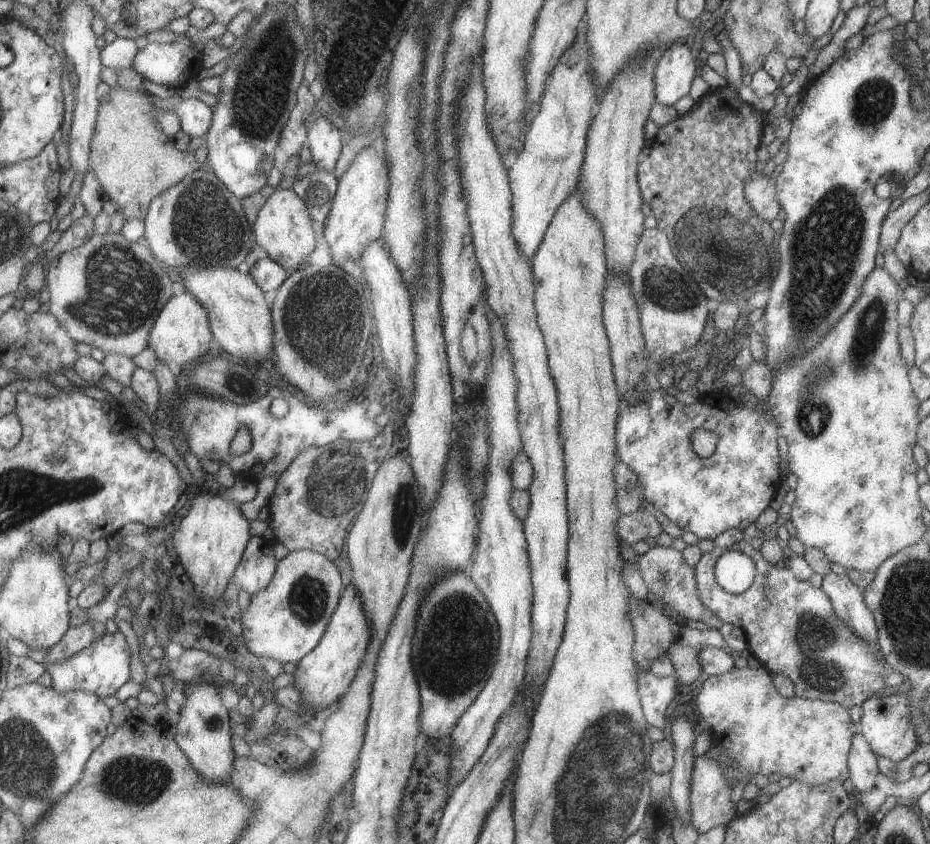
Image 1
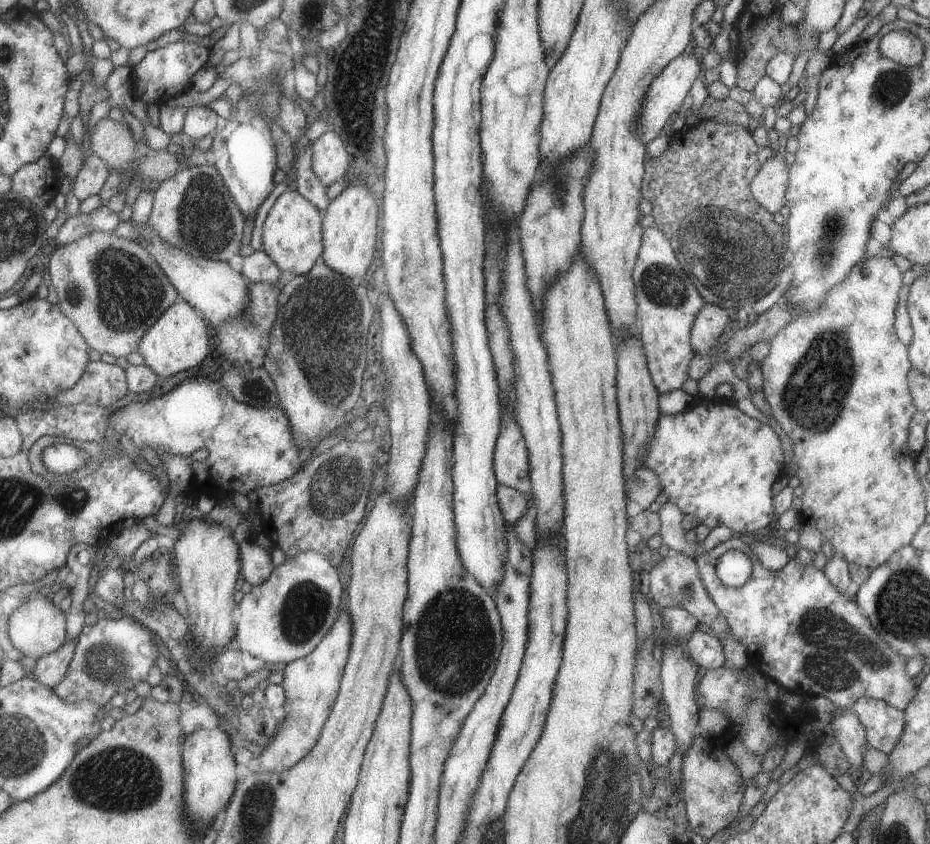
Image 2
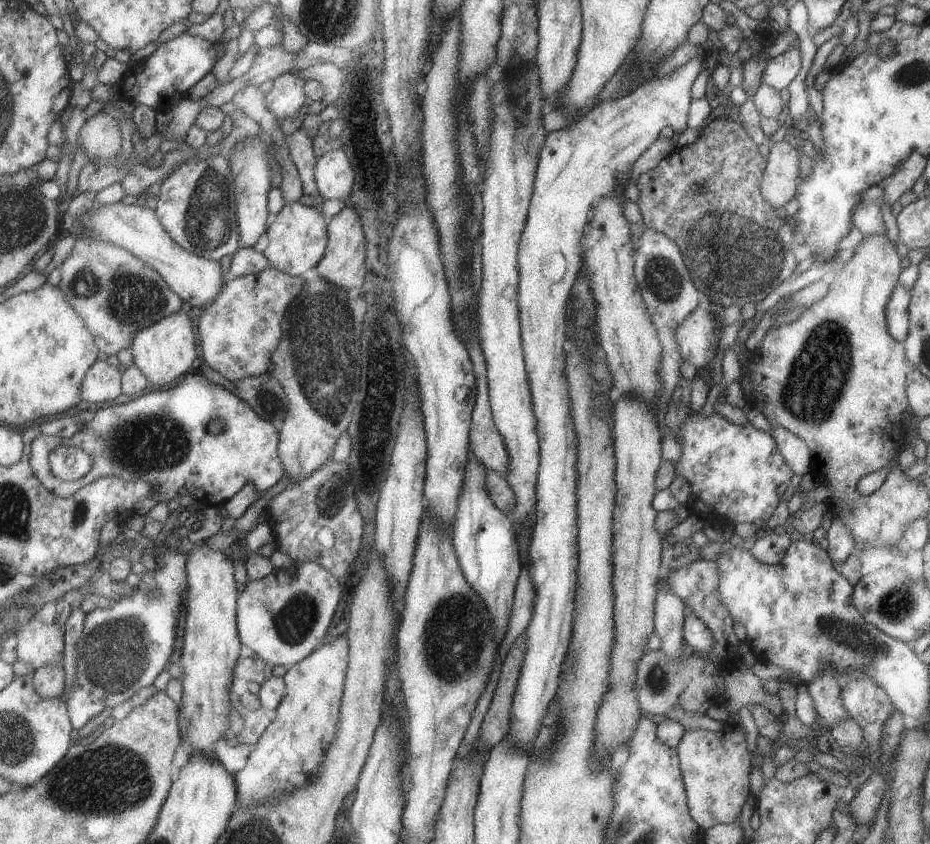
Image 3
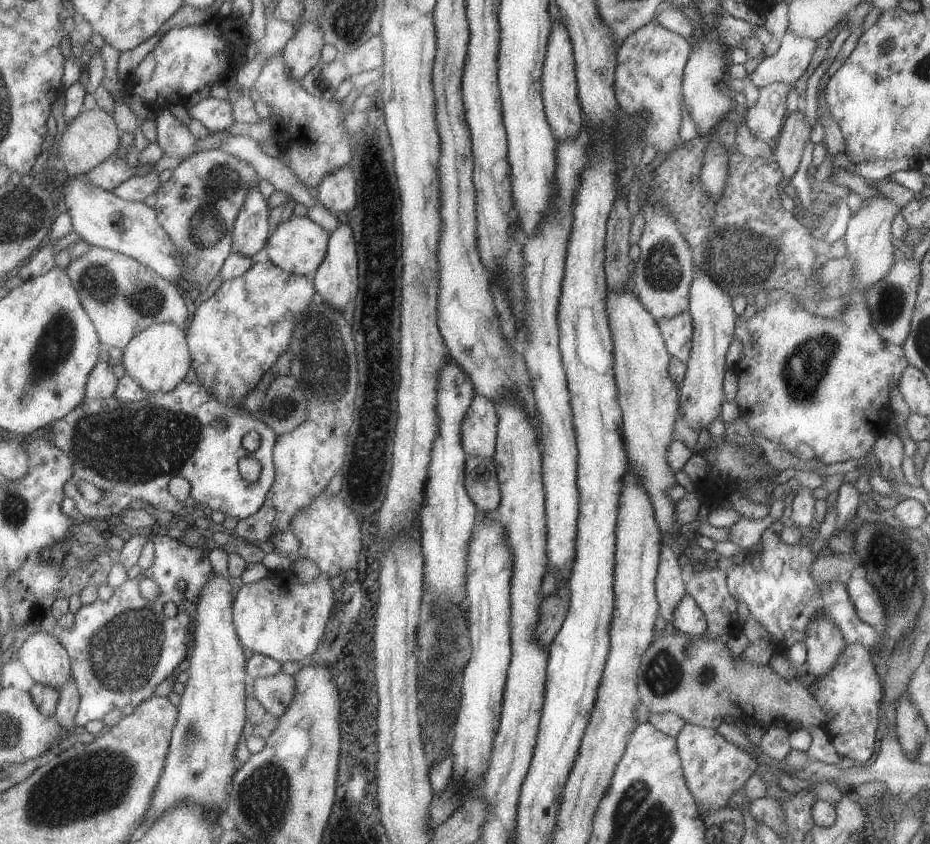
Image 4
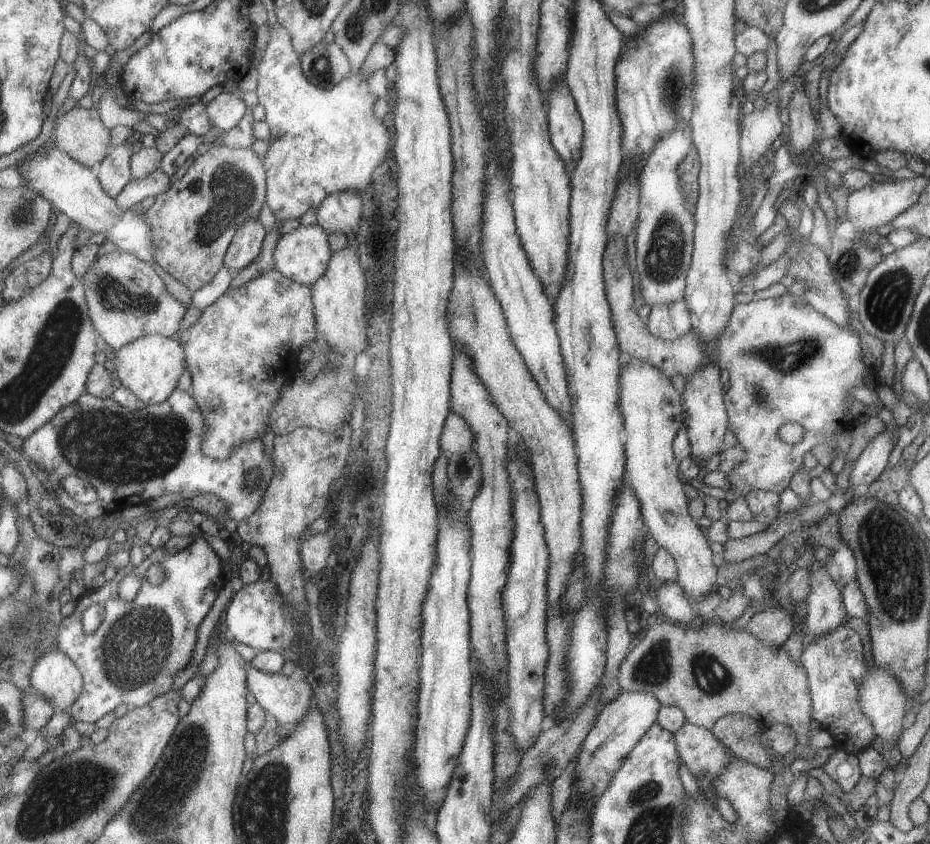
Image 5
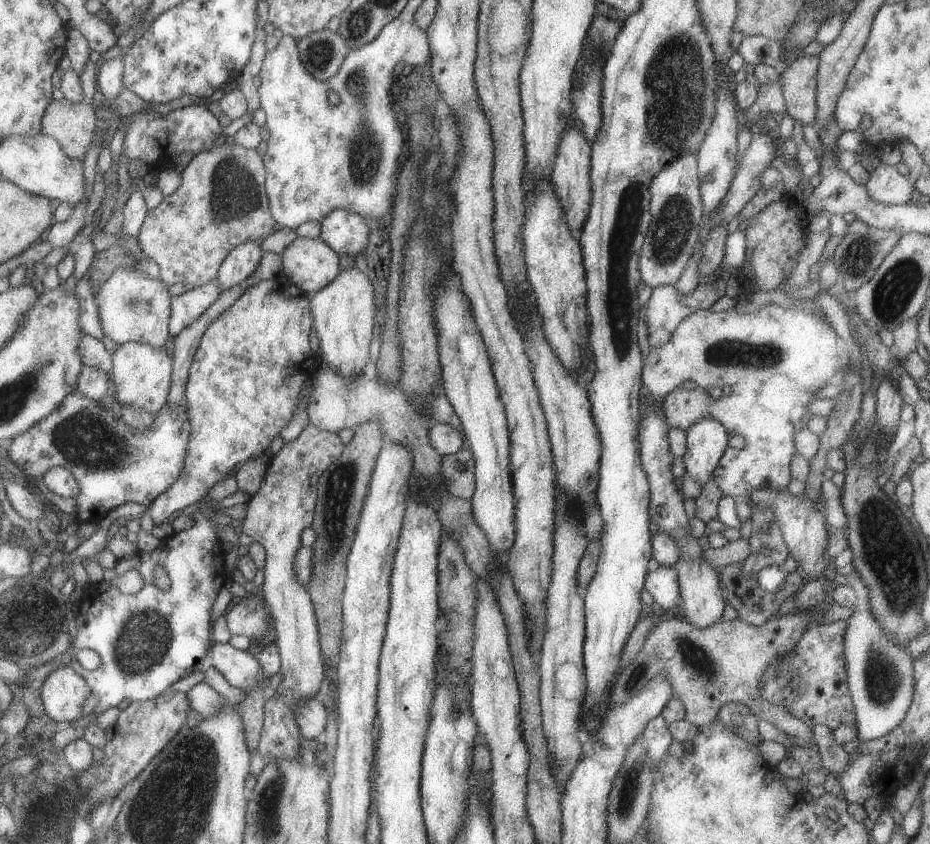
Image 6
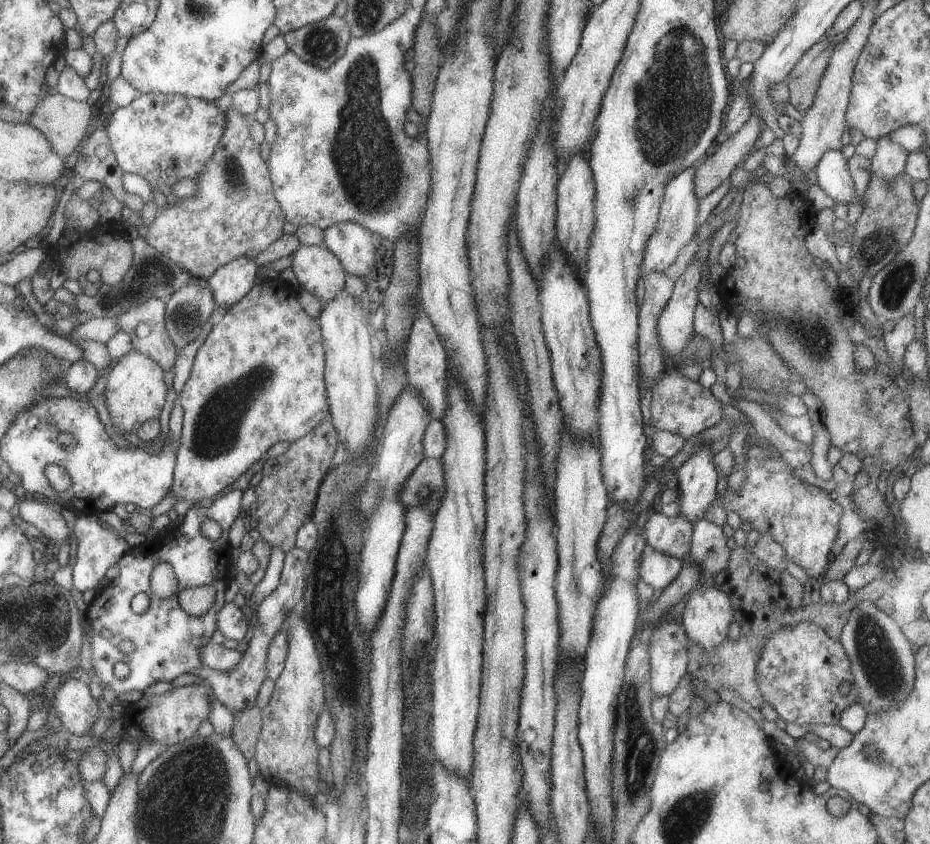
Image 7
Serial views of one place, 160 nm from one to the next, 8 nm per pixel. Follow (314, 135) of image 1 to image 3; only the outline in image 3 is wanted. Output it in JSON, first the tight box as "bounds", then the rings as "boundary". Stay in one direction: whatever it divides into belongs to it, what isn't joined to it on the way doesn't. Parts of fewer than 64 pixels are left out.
{"bounds":[313,150,353,202],"boundary":[[[327,150],[313,166],[315,186],[324,199],[347,202],[353,184],[353,168],[343,150]]]}

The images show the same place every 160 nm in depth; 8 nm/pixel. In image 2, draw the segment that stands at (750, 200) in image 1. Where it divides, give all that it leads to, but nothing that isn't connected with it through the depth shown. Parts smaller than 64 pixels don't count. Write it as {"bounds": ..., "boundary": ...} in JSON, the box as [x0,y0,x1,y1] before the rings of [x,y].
{"bounds":[750,153,788,215],"boundary":[[[775,153],[766,160],[750,183],[753,200],[766,212],[773,215],[785,205],[788,167],[782,153]]]}

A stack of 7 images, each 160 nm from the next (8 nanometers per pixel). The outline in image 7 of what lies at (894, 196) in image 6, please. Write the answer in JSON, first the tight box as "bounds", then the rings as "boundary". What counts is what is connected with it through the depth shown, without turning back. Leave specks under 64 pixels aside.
{"bounds":[870,134,907,183],"boundary":[[[889,134],[880,136],[876,142],[874,153],[870,156],[870,172],[878,176],[878,179],[883,179],[884,183],[891,182],[897,175],[903,174],[904,164],[906,163],[907,152],[899,146],[899,143],[894,143]]]}

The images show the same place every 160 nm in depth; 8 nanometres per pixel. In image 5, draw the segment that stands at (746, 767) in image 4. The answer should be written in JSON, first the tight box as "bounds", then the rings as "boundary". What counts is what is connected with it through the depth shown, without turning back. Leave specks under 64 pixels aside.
{"bounds":[672,721,731,782],"boundary":[[[685,721],[672,735],[681,764],[685,764],[695,779],[705,777],[711,782],[721,772],[721,769],[727,766],[731,758],[726,746],[721,744],[721,741],[717,740],[706,728]]]}

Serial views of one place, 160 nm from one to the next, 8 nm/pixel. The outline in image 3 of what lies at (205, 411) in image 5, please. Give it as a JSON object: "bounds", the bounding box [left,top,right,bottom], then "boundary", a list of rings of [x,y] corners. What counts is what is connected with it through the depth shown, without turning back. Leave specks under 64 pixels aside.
{"bounds":[197,266,303,383],"boundary":[[[269,266],[257,274],[249,274],[232,279],[228,277],[221,292],[215,296],[211,304],[201,308],[199,322],[197,322],[197,336],[201,338],[199,355],[211,370],[218,372],[230,383],[237,382],[247,376],[266,373],[271,361],[271,354],[279,344],[281,338],[281,320],[287,306],[293,302],[297,292],[301,292],[303,280],[291,277]]]}

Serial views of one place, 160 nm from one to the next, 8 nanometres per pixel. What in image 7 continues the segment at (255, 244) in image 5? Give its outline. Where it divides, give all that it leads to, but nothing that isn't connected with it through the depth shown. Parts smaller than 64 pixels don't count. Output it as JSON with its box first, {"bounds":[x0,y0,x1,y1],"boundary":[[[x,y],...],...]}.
{"bounds":[206,256,258,309],"boundary":[[[239,256],[221,265],[206,280],[217,306],[228,309],[257,282],[258,266],[253,258]]]}

